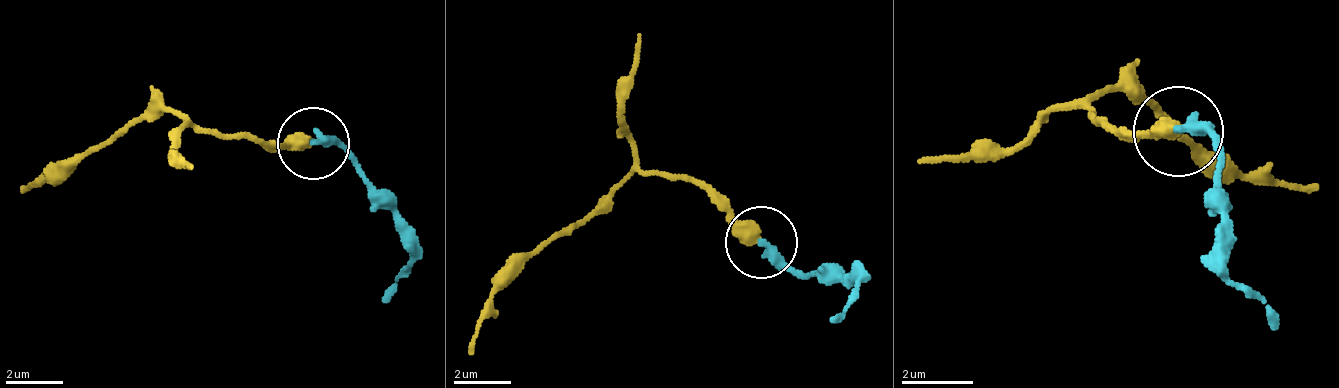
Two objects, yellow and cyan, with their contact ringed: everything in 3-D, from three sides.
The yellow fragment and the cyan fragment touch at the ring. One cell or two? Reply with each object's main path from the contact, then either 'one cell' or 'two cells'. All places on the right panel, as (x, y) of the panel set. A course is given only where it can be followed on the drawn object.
yellow runs (1180, 128), (1109, 128), (1091, 110), (1109, 92), (1135, 92), (1243, 173), (1315, 191); cyan runs (1180, 128), (1216, 146), (1225, 272), (1279, 326); one cell

